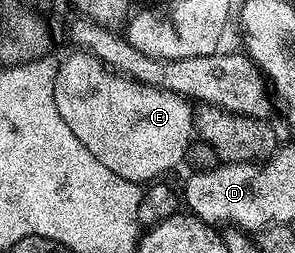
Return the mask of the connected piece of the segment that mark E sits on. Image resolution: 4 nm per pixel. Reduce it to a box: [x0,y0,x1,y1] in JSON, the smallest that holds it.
[55,50,195,185]

